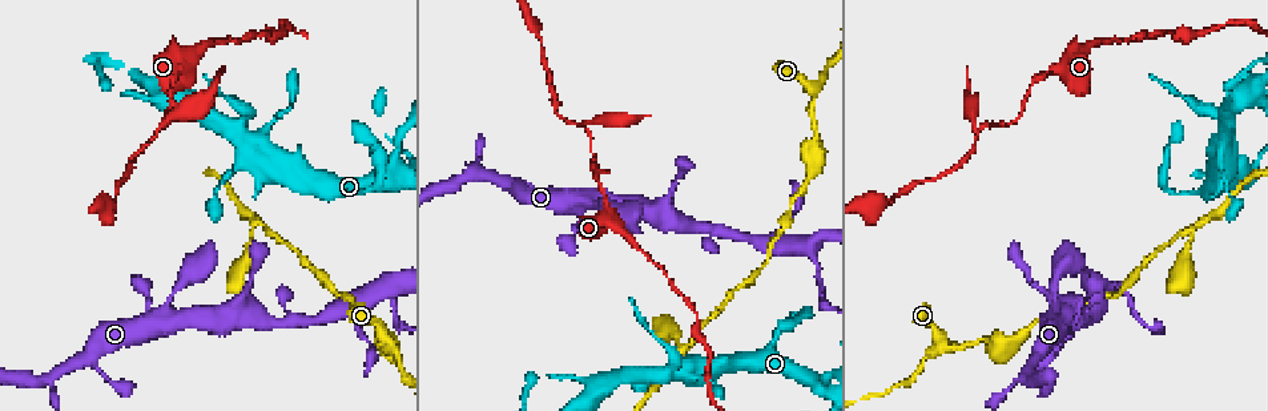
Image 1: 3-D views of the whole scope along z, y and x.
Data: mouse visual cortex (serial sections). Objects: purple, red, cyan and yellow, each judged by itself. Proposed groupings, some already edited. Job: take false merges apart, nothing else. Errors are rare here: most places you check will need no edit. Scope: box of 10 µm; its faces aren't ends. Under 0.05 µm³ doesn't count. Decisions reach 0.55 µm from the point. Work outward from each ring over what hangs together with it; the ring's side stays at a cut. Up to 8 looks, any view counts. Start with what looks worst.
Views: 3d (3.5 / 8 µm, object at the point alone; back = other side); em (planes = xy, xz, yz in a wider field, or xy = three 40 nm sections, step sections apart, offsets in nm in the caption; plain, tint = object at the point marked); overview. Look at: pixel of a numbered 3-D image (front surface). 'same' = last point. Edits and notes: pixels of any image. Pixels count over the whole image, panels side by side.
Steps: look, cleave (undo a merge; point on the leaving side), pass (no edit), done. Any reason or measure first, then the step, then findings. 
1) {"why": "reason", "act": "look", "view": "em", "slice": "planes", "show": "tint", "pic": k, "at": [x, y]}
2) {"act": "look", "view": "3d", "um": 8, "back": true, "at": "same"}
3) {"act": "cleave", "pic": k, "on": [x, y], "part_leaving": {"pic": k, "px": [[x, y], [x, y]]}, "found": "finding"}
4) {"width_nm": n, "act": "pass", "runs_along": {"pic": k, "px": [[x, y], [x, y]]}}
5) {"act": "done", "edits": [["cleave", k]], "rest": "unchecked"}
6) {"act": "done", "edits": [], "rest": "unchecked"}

{"why": "abrupt turn", "act": "look", "view": "em", "slice": "xy", "step": 1, "show": "tint", "pic": 1, "at": [1201, 223]}

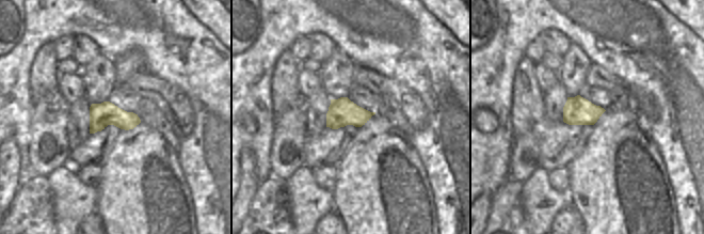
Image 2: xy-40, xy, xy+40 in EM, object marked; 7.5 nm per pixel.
{"act": "look", "view": "3d", "um": 3.5, "at": "same"}

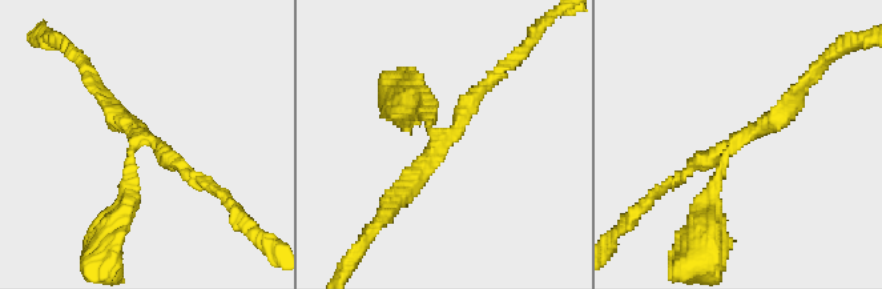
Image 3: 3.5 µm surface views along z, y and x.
{"arm_widths_nm": [150, 200, 250], "act": "pass", "runs_along": {"pic": 3, "px": [[194, 177], [145, 140], [129, 152], [125, 209]]}, "found": "one cell here"}

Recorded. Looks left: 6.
{"why": "thin arm on a thick one", "act": "look", "view": "3d", "um": 8, "back": true, "pic": 1, "at": [584, 129]}

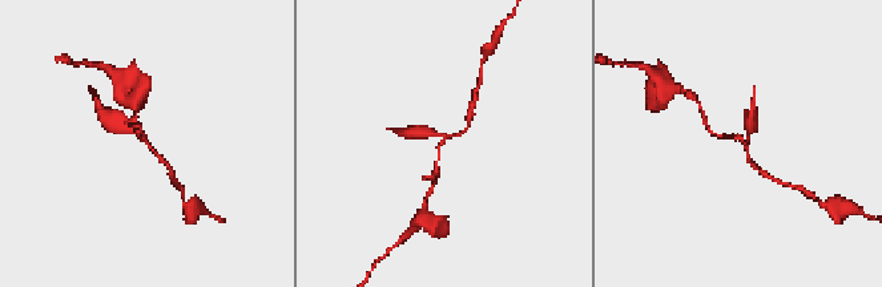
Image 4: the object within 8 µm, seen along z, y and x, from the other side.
{"why": "zoom in", "act": "look", "view": "3d", "um": 3.5, "at": "same"}

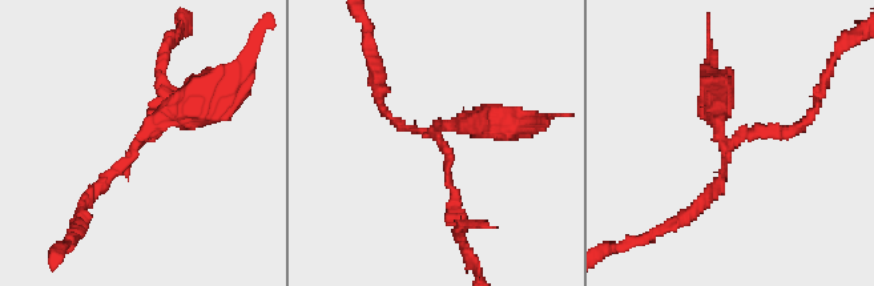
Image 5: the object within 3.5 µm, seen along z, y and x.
{"act": "look", "view": "em", "slice": "xy", "step": 3, "show": "tint", "pic": 5, "at": [141, 143]}

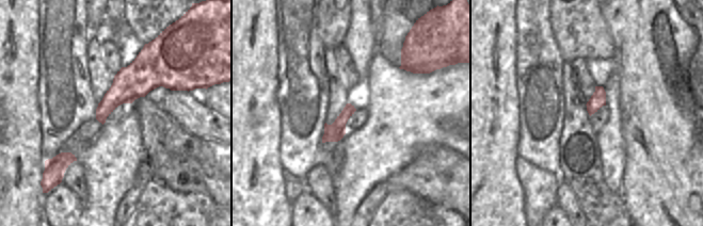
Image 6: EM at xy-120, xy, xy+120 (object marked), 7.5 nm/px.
{"arm_widths_nm": [100, 150, 350], "act": "cleave", "pic": 5, "on": [701, 107], "part_leaving": {"pic": 5, "px": [[723, 139], [719, 135], [712, 60]]}, "found": "a second cell is stuck on"}

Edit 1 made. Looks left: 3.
{"act": "look", "view": "overview"}

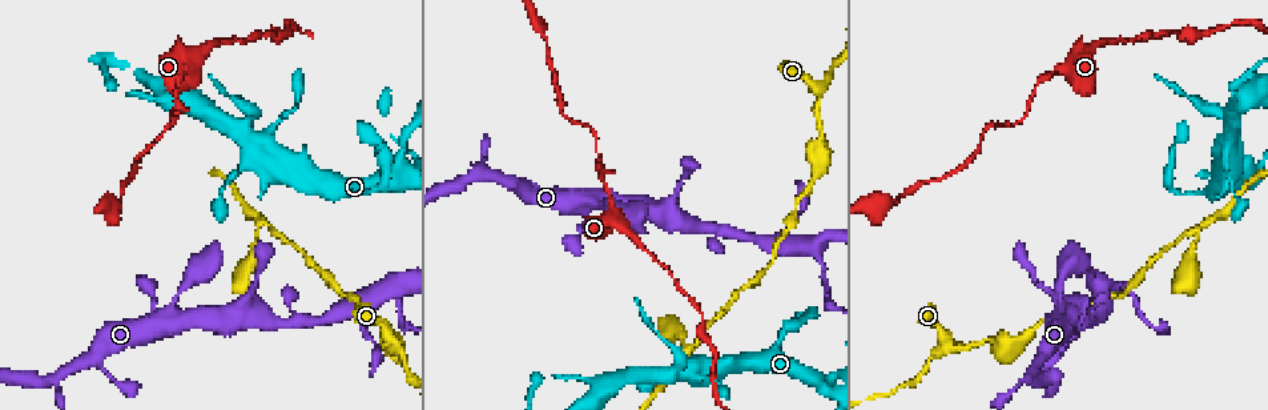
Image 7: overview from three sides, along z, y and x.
{"why": "small branch off a trunk", "act": "look", "view": "3d", "um": 3.5, "pic": 7, "at": [600, 198]}

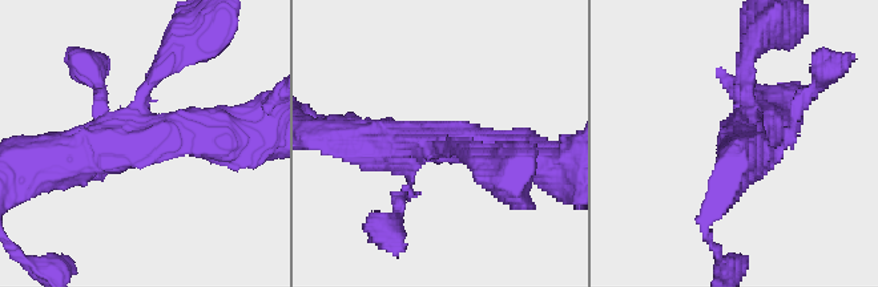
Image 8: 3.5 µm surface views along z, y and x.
{"arms": 4, "arm_widths_nm": [150, 150, 350, 500], "act": "look", "view": "em", "slice": "xy", "step": 3, "show": "tint", "pic": 8, "at": [433, 142]}

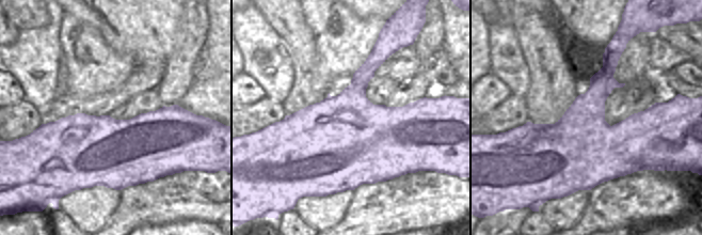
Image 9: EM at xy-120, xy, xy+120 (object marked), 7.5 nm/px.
{"act": "pass", "runs_along": {"pic": 8, "px": [[51, 160], [157, 134], [222, 130]]}, "found": "all the same cell"}

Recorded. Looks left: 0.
{"act": "done", "edits": [["cleave", 5]], "rest": "unchecked"}

